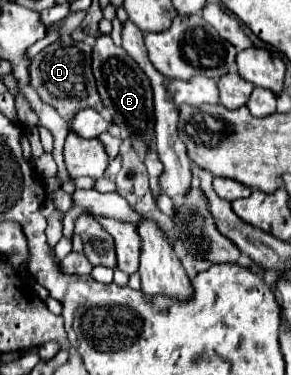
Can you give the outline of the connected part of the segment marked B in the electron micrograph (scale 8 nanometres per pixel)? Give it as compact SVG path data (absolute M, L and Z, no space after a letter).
M99 35L93 47L93 75L97 81L97 91L105 109L109 109L113 123L119 125L121 135L131 135L133 149L137 153L147 151L153 143L155 133L155 115L153 115L153 89L145 73L129 59L129 53L123 47L117 47L109 35Z

